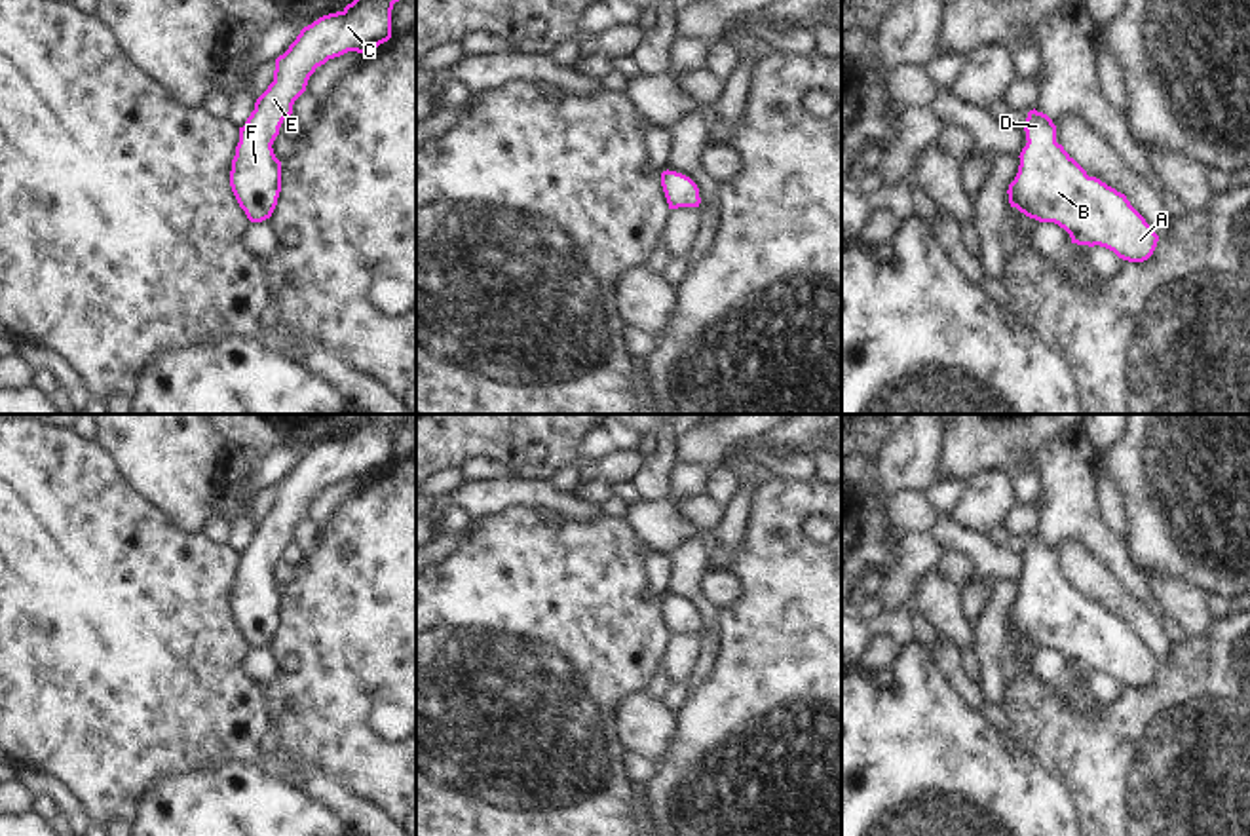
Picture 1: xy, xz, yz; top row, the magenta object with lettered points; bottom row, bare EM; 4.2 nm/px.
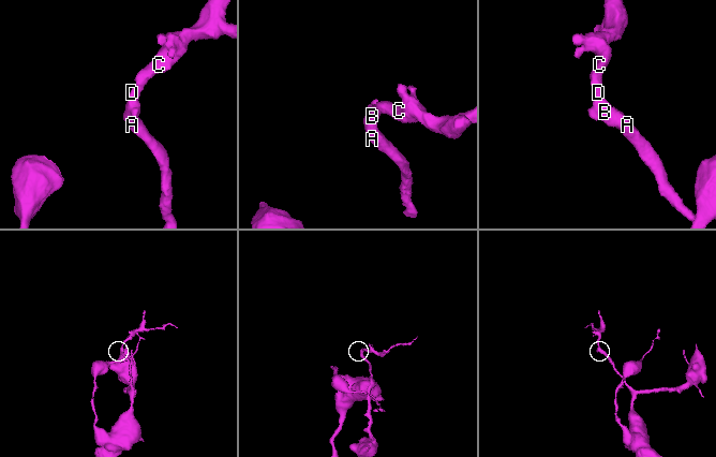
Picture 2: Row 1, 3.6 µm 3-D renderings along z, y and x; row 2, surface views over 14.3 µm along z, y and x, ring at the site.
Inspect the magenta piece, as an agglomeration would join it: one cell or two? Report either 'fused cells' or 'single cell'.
single cell

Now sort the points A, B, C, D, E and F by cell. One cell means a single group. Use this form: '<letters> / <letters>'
A B C D E F

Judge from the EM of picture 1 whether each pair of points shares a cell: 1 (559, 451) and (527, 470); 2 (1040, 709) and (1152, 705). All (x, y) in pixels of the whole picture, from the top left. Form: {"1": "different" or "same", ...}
{"1": "same", "2": "same"}

